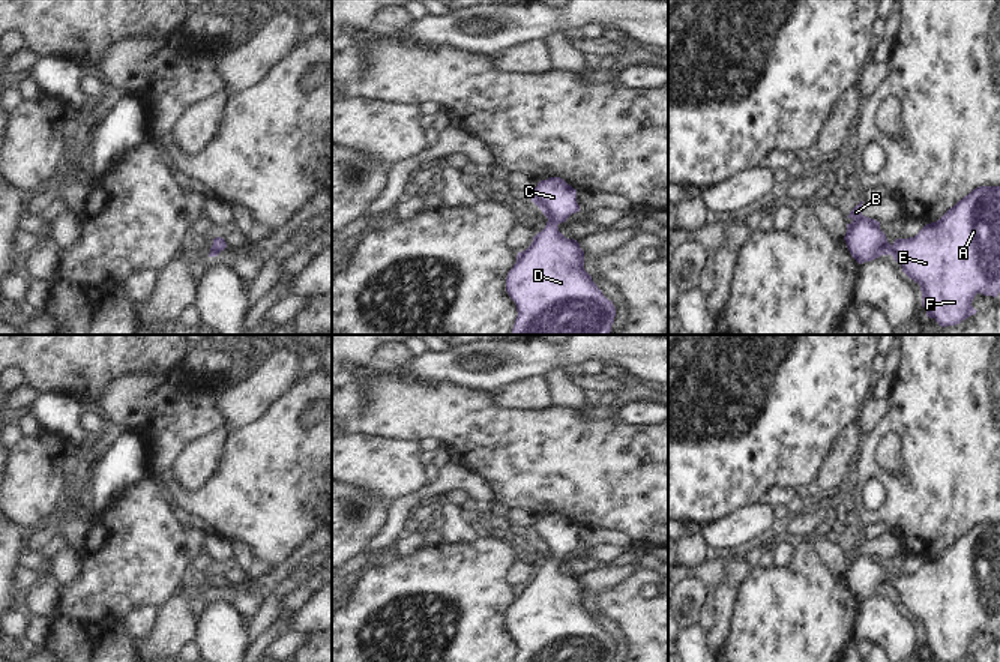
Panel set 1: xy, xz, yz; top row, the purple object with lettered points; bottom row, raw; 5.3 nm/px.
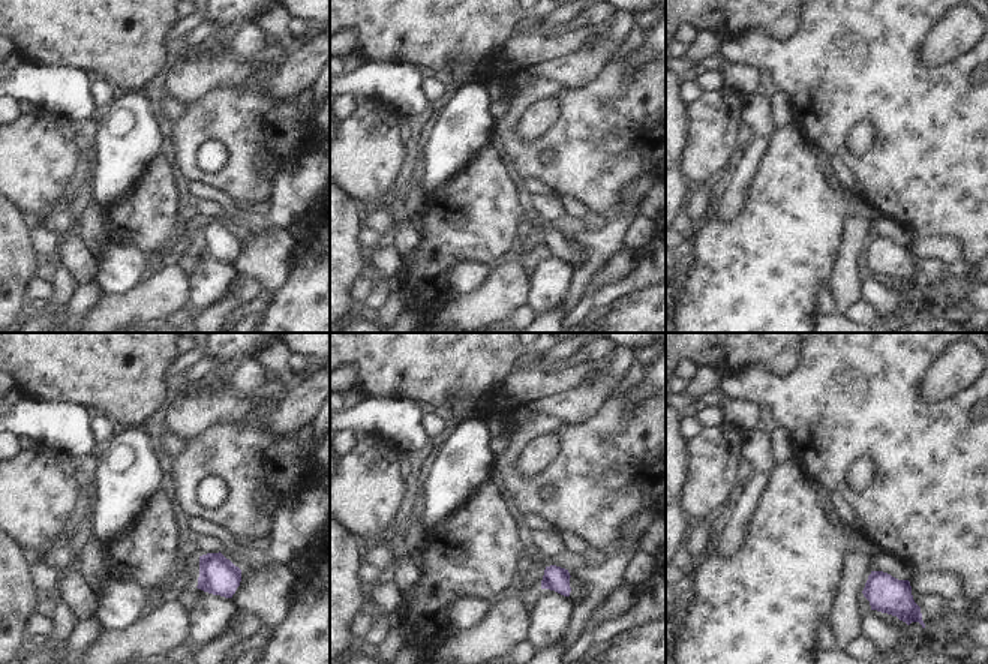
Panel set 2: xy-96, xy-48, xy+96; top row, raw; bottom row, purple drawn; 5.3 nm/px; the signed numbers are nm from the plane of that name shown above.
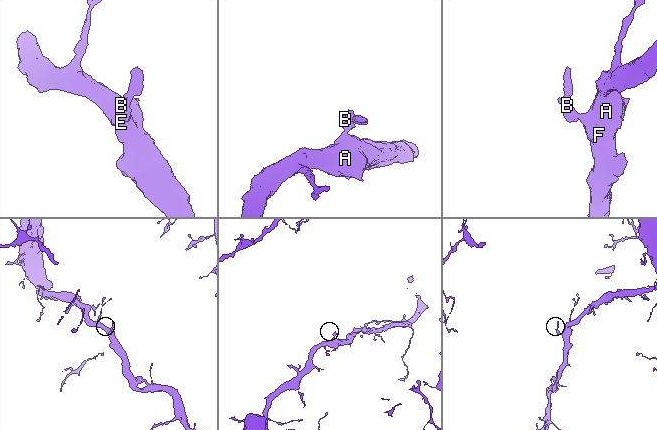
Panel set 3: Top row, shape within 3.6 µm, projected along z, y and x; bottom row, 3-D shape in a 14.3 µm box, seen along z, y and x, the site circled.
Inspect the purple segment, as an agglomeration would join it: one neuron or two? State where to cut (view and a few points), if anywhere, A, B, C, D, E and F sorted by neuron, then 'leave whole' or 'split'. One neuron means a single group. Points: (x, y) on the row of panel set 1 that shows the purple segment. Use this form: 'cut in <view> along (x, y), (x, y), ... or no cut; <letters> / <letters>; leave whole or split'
no cut; A B C D E F; leave whole

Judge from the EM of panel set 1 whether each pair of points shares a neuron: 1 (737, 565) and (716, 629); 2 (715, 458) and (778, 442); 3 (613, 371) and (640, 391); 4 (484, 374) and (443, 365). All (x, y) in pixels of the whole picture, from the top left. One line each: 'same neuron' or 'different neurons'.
1: same neuron
2: same neuron
3: same neuron
4: same neuron

